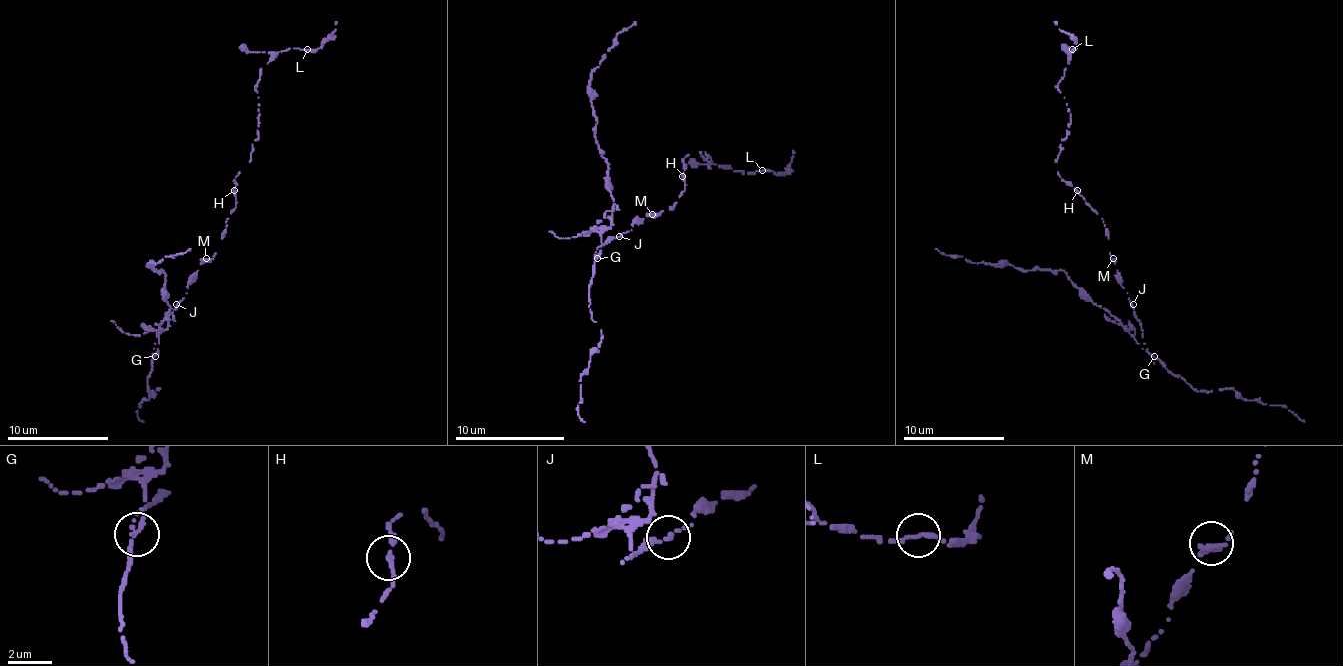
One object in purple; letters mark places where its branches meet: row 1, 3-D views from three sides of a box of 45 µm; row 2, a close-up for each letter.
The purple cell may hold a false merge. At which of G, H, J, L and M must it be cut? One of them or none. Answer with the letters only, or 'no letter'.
G

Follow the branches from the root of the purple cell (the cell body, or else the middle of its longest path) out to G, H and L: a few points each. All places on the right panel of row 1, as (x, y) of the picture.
G: (1115, 261), (1118, 281), (1128, 293), (1143, 331), (1143, 349), (1153, 357)
H: (1115, 261), (1110, 256), (1102, 218), (1077, 190)
L: (1115, 261), (1110, 256), (1102, 218), (1057, 172), (1060, 145), (1070, 127), (1070, 112), (1057, 84), (1072, 49)

